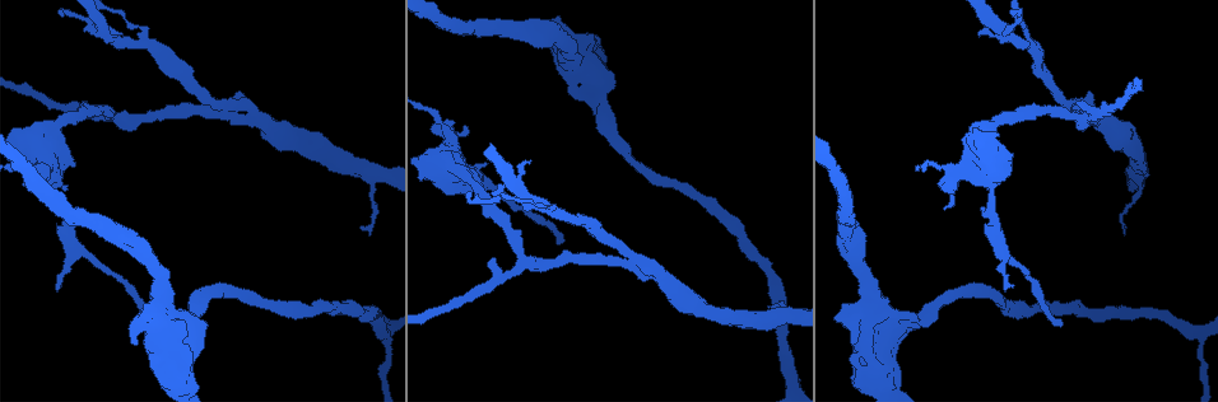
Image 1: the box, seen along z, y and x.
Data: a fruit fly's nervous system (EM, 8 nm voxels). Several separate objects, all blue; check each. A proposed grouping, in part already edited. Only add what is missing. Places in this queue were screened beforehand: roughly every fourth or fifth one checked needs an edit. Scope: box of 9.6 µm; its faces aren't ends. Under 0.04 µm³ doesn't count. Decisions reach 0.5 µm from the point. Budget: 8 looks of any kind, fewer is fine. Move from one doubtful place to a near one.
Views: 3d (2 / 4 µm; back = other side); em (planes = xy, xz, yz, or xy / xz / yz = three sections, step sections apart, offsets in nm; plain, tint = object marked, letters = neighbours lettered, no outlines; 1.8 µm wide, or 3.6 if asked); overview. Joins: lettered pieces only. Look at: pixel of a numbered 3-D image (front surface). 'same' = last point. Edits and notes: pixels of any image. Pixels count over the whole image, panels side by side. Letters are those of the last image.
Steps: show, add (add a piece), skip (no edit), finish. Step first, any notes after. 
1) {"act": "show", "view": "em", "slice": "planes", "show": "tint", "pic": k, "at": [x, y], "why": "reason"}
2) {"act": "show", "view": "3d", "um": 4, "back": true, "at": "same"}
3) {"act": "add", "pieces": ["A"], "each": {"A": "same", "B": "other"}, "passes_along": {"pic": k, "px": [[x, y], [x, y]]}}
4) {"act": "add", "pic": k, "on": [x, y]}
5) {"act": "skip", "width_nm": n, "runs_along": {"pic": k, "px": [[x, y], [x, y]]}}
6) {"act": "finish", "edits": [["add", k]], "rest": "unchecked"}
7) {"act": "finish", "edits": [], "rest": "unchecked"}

{"act": "show", "view": "em", "slice": "planes", "show": "letters", "pic": 1, "at": [560, 242], "why": "long arm stops here"}

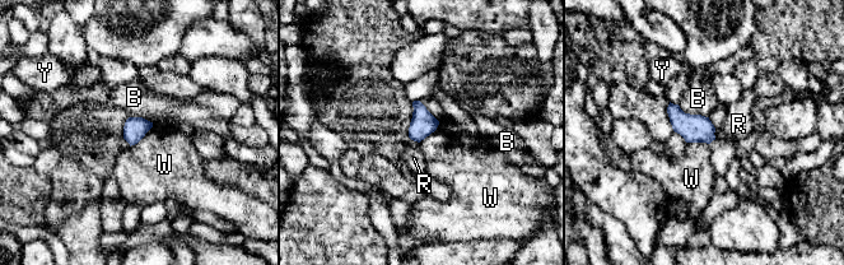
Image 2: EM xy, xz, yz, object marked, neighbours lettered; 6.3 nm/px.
{"act": "skip", "width_nm": 140, "each": {"B": "other", "R": "other", "W": "other", "Y": "other"}, "border": {"pic": 2, "px": [[153, 122], [153, 126], [130, 147]]}, "found": "none of them fits"}

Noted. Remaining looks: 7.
{"act": "show", "view": "em", "slice": "planes", "show": "letters", "pic": 1, "at": [618, 263], "why": "side arm on a straight run"}

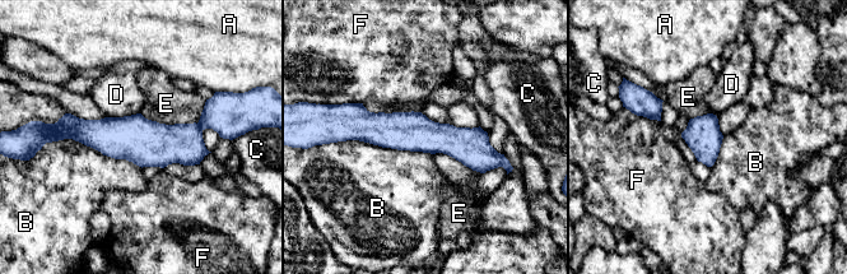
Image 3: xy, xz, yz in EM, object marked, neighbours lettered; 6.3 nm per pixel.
{"act": "skip", "each": {"A": "other", "B": "other", "C": "other", "D": "other", "E": "other", "F": "other"}, "border": {"pic": 3, "px": [[338, 140], [363, 140], [432, 154]]}, "found": "none of them fits"}

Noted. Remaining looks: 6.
{"act": "show", "view": "3d", "um": 4, "pic": 1, "at": [98, 30], "why": "three-way junction"}

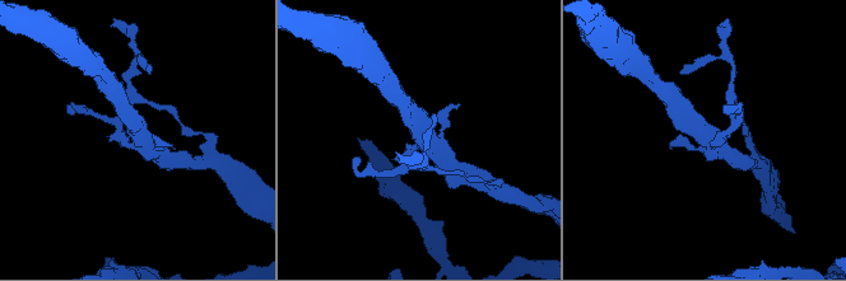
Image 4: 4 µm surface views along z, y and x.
{"act": "show", "view": "em", "slice": "planes", "show": "letters", "pic": 4, "at": [136, 139]}

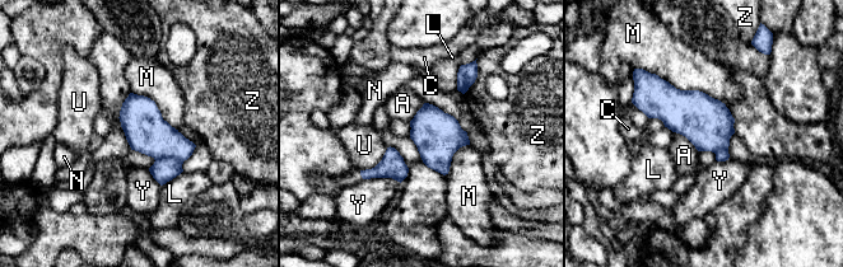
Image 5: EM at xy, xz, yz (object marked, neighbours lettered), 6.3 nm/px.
{"act": "skip", "each": {"A": "other", "C": "other", "L": "other", "M": "other", "N": "other", "U": "other", "Y": "other", "Z": "other"}, "border": {"pic": 5, "px": [[672, 131], [683, 135], [698, 150]]}, "found": "no lettered piece goes on from it"}

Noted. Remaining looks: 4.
{"act": "finish", "edits": [], "rest": "unchecked"}

